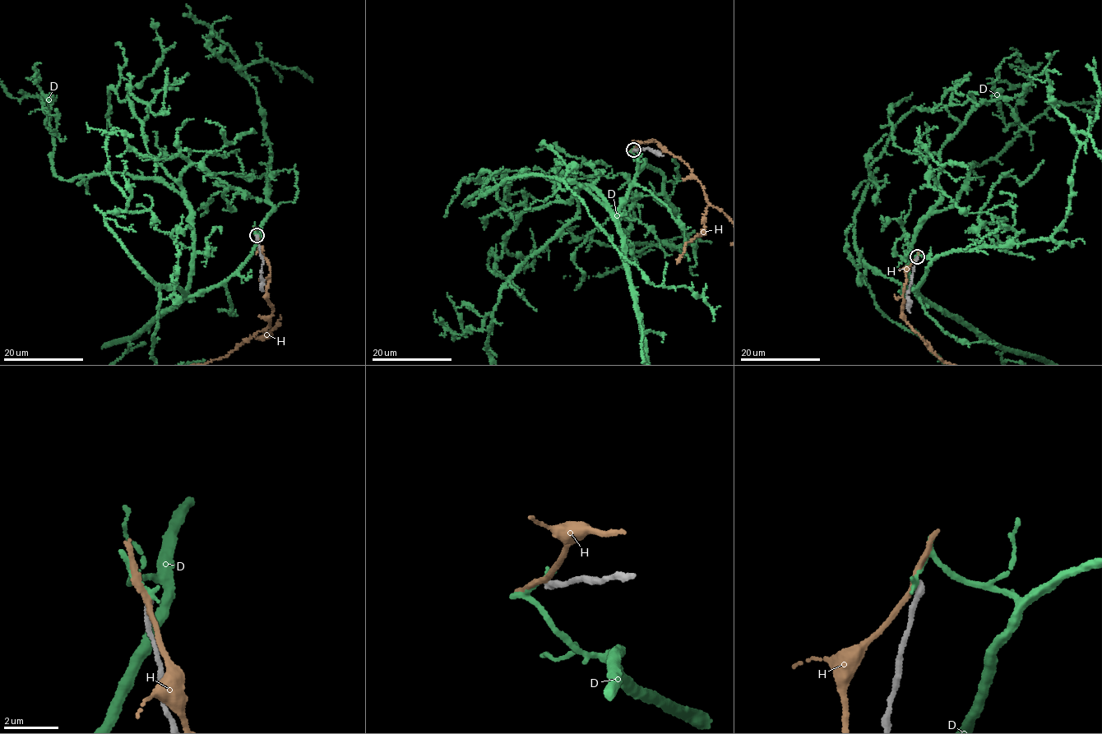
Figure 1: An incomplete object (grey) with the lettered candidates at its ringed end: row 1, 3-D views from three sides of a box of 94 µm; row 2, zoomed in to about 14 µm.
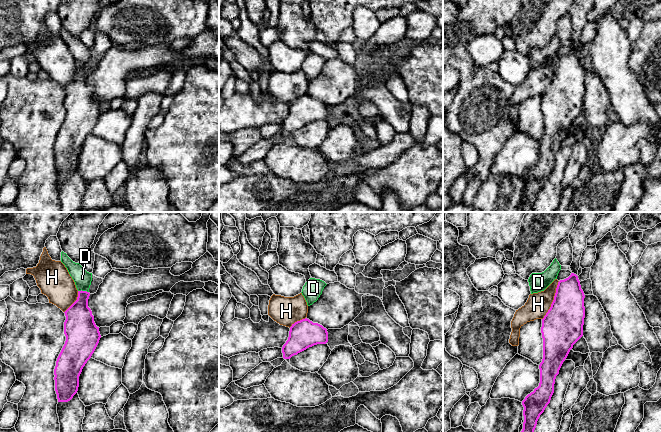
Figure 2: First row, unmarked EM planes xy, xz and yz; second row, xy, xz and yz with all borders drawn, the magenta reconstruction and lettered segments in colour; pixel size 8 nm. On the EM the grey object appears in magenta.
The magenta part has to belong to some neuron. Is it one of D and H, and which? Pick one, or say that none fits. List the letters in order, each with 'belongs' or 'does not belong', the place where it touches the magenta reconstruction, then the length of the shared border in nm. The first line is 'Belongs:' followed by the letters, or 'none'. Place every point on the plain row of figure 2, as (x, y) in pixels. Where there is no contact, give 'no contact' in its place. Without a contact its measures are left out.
Belongs: none
D: does not belong | xy (83, 67) | 90 nm
H: does not belong | yz (553, 76) | 340 nm

